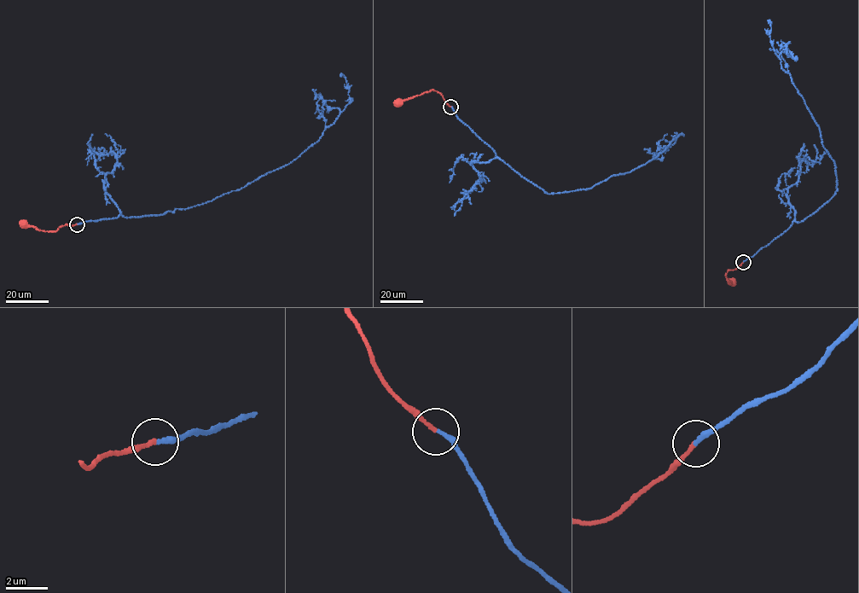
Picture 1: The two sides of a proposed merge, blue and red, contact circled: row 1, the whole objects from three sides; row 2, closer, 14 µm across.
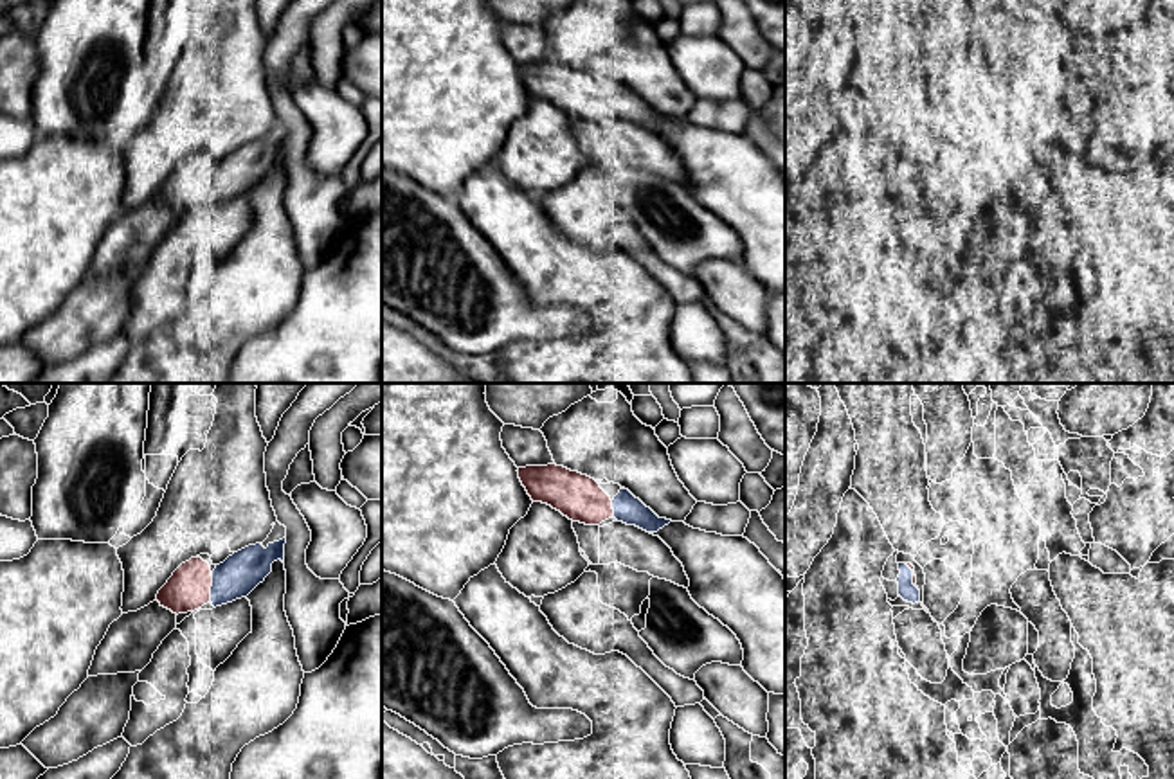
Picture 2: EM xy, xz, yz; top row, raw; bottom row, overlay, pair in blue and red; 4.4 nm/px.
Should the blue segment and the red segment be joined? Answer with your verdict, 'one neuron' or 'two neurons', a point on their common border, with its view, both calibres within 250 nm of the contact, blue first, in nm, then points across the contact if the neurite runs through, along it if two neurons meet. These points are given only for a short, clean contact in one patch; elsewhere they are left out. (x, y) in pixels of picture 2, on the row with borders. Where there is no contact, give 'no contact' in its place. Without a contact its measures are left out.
one neuron; contact xy (211, 589); calibres 180 and 190 nm

